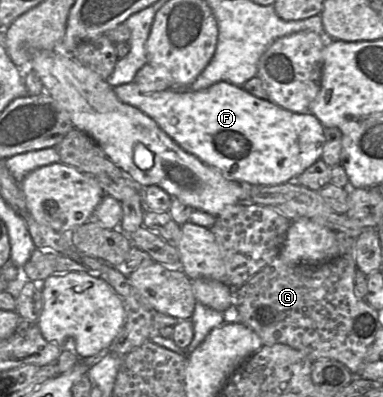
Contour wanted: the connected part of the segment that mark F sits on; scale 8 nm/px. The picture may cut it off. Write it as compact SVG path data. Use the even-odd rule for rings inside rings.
M132 81L114 87L114 92L119 100L138 108L152 118L181 148L218 168L223 176L230 180L255 185L282 184L294 179L321 159L323 124L316 116L287 110L268 99L253 96L242 86L220 81L195 92L176 92L167 89L142 93L139 86Z

